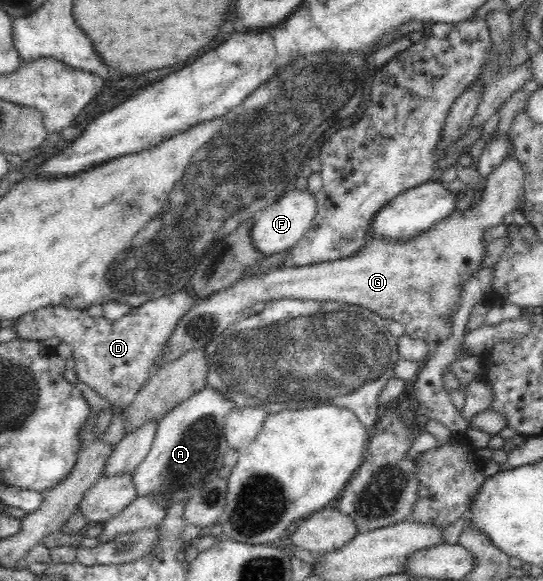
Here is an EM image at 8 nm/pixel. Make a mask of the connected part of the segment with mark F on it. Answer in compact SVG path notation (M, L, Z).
M289 187L273 204L263 209L251 227L251 240L255 248L266 257L283 253L293 246L311 228L317 215L316 198L307 189L299 190Z

